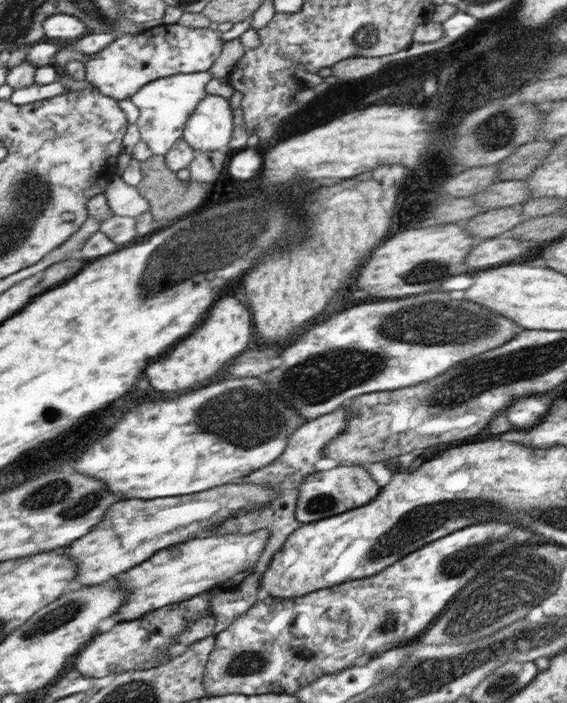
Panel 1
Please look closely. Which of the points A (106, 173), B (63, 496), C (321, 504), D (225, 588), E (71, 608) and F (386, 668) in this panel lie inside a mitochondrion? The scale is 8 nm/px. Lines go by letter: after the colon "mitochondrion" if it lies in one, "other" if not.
A: other
B: mitochondrion
C: mitochondrion
D: other
E: mitochondrion
F: mitochondrion

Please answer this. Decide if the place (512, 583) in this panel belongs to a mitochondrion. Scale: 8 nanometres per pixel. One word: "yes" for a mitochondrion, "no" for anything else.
yes

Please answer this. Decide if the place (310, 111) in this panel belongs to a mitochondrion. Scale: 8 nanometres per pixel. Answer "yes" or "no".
no

